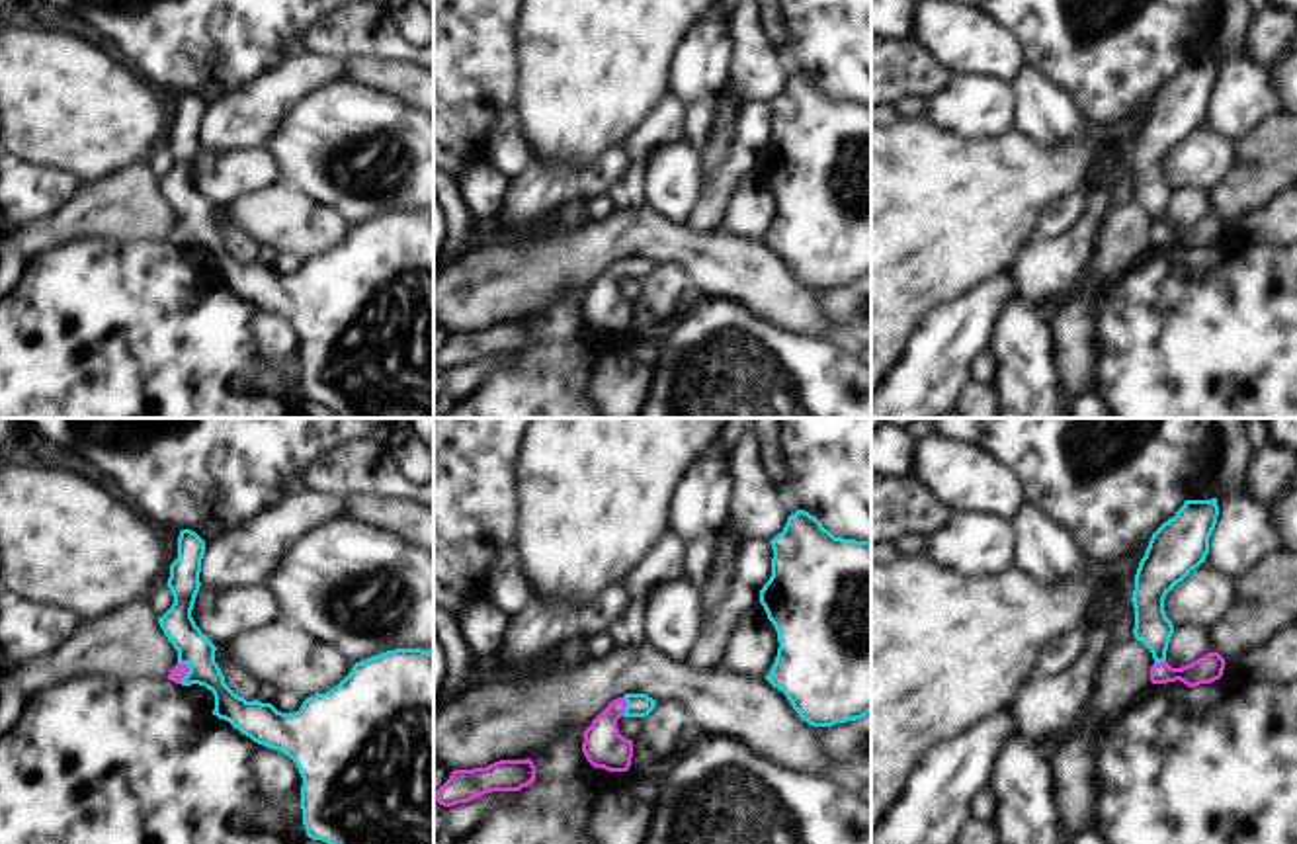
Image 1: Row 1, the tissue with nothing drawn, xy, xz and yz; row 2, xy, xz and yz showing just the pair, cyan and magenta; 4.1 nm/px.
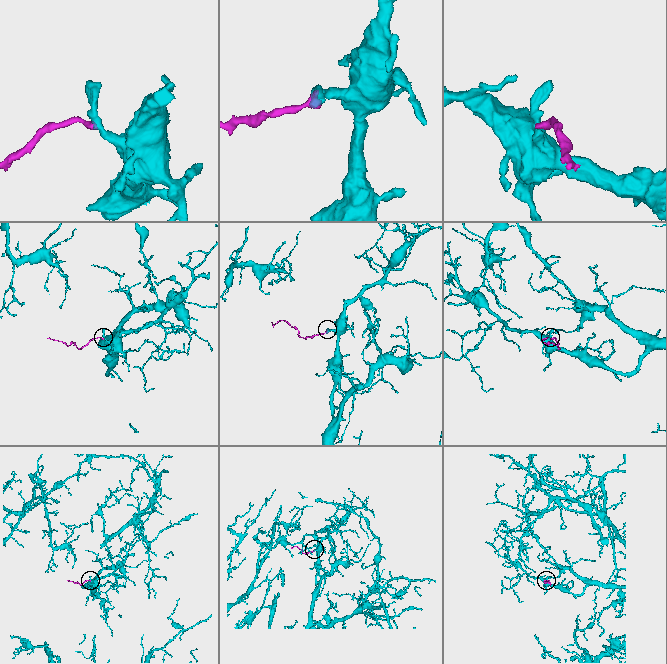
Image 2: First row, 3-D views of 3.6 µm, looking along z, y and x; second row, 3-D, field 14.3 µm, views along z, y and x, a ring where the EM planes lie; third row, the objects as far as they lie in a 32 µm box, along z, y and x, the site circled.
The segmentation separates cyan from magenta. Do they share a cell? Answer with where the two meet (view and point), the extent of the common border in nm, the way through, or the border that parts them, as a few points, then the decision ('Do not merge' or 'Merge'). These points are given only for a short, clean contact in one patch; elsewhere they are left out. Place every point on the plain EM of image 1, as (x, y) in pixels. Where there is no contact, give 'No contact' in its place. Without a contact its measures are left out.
Touches cyan at xy (190, 233). Shared border 100 nm. Path across: xy (194, 211), (190, 233), (178, 235). Merge

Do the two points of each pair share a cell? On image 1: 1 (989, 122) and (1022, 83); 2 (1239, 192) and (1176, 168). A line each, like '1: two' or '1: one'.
1: two
2: two

